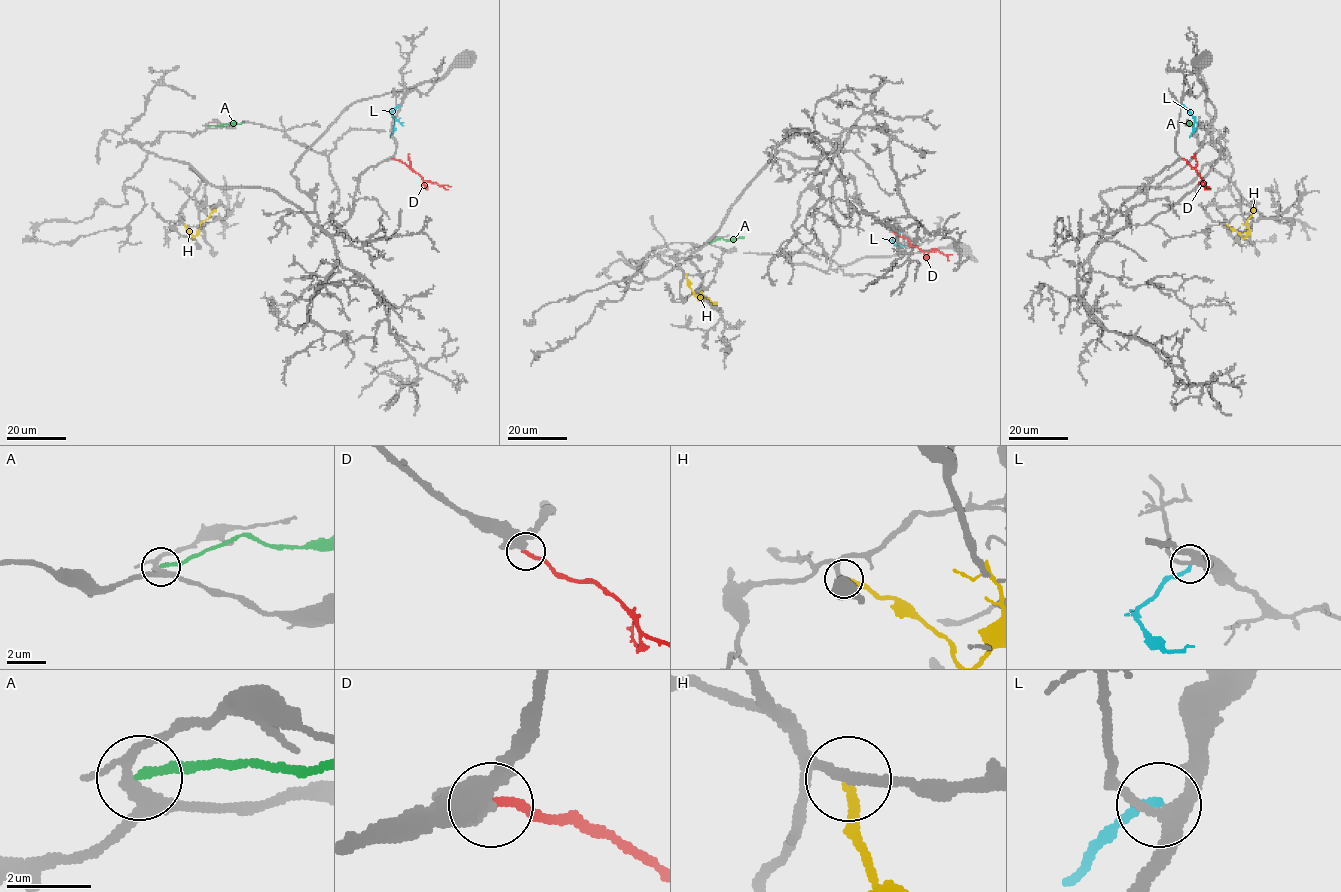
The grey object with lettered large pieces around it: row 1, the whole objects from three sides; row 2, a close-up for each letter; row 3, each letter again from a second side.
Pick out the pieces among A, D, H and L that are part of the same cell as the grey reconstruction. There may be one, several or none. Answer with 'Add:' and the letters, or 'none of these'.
Add: D

